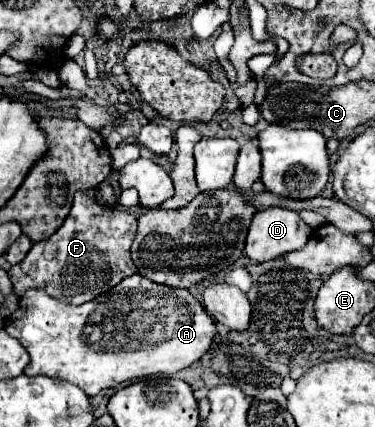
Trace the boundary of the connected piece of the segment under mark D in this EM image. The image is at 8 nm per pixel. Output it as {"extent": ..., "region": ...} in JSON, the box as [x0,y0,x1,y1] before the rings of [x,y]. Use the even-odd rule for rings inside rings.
{"extent":[246,208,312,262],"region":[[[266,208],[258,210],[252,218],[252,226],[248,228],[248,238],[246,238],[246,256],[254,262],[266,262],[272,258],[280,258],[288,252],[304,248],[312,234],[312,228],[306,226],[306,222],[292,210],[288,208]]]}

